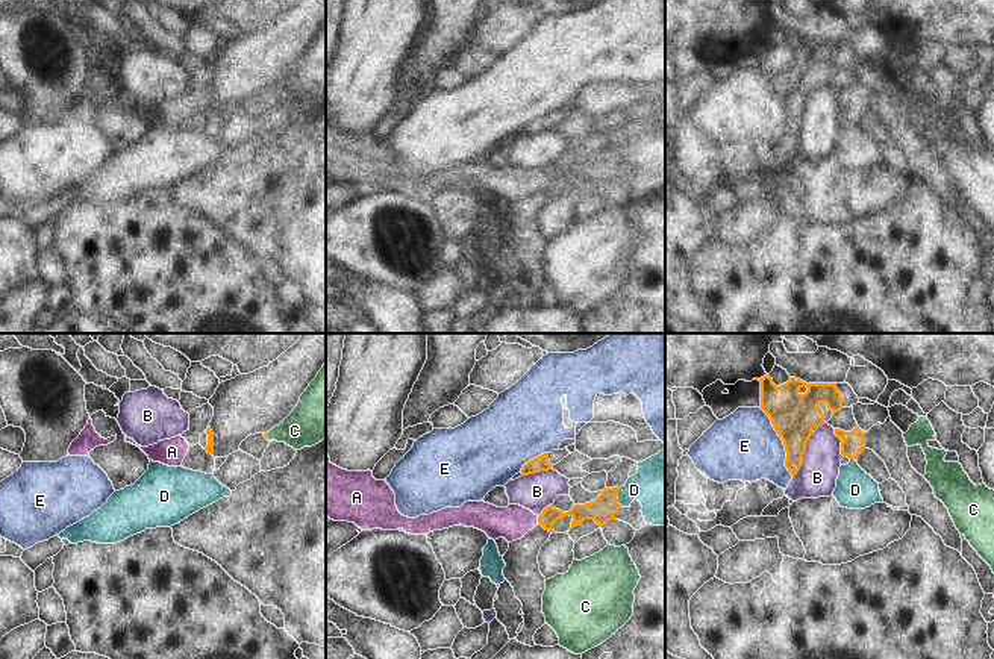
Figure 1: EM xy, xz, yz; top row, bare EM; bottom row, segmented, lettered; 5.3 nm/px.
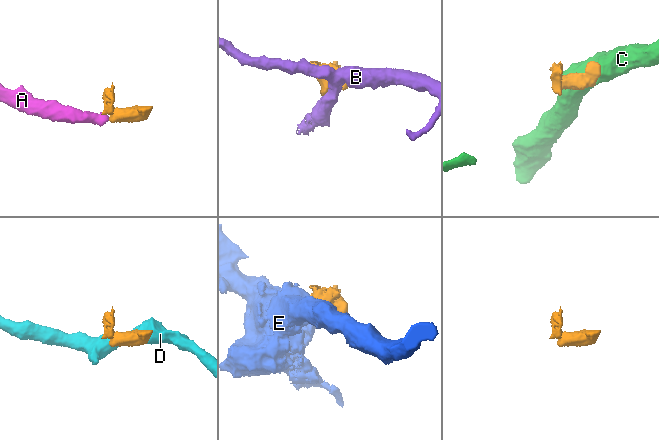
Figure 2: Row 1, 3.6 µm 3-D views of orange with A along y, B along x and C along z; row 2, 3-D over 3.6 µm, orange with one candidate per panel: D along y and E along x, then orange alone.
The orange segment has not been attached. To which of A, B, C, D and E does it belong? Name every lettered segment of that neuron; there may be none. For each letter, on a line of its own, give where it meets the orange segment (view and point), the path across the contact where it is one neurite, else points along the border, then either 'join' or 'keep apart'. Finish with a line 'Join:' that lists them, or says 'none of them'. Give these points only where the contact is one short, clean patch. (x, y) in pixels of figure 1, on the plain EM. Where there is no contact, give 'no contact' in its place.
A: xz (538, 181) | join
B: yz (803, 114) | keep apart
C: xy (267, 96) | along xy (267, 93), (268, 99) | keep apart
D: xz (615, 158) | along xz (618, 149), (617, 159), (622, 167) | keep apart
E: yz (784, 103) | keep apart
Join: A

